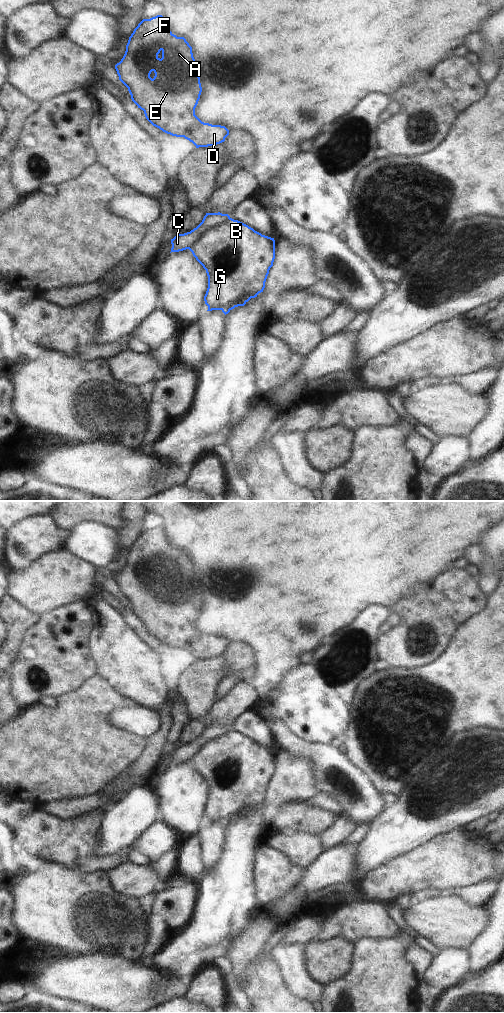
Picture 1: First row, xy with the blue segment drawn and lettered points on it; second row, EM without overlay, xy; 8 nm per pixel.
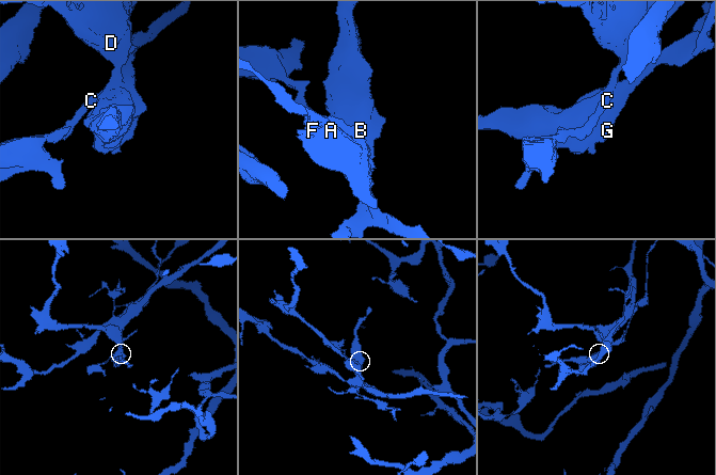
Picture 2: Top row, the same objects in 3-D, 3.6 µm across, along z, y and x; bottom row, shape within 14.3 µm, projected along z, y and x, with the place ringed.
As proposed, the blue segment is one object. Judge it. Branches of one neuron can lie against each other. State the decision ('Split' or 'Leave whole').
Split.

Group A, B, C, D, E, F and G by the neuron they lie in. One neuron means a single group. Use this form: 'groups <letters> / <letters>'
groups A C D E F / B G

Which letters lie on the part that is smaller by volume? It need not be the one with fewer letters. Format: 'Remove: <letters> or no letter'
Remove: B, G.

